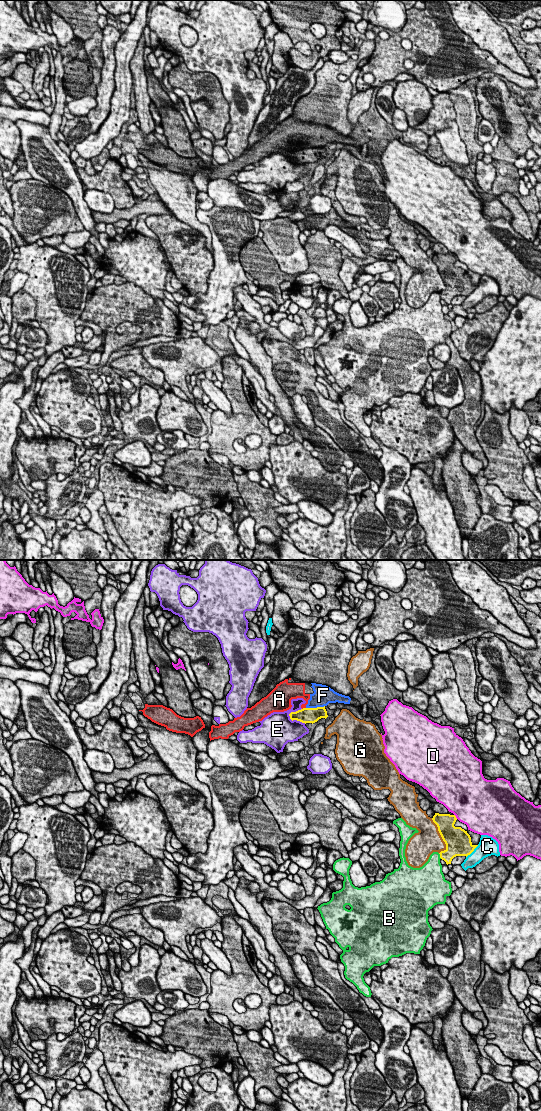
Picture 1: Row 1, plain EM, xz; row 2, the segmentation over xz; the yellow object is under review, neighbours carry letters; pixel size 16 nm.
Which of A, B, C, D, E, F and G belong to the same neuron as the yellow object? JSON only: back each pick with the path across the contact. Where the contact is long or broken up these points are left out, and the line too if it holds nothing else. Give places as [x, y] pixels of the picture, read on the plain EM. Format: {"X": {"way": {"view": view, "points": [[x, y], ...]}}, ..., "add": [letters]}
{"add": []}

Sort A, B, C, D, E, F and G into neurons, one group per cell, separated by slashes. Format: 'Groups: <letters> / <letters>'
Groups: A F / B / C / D / E / G

